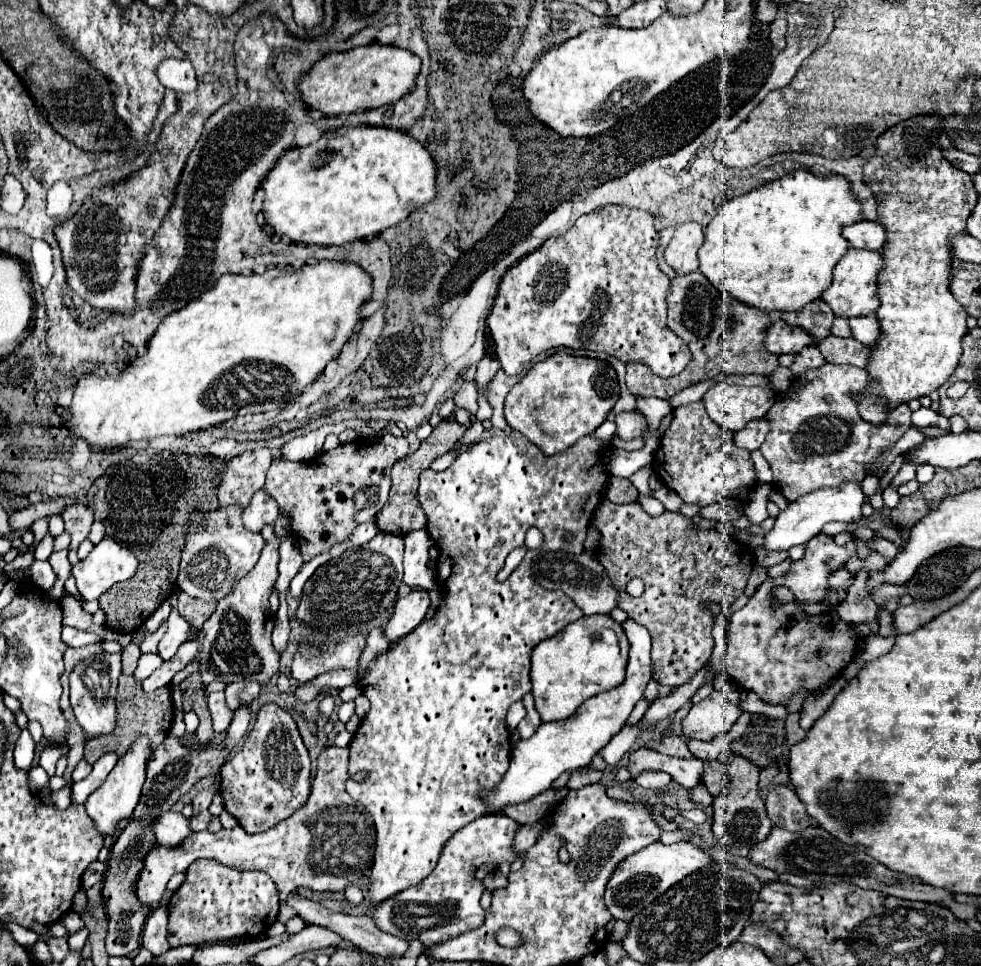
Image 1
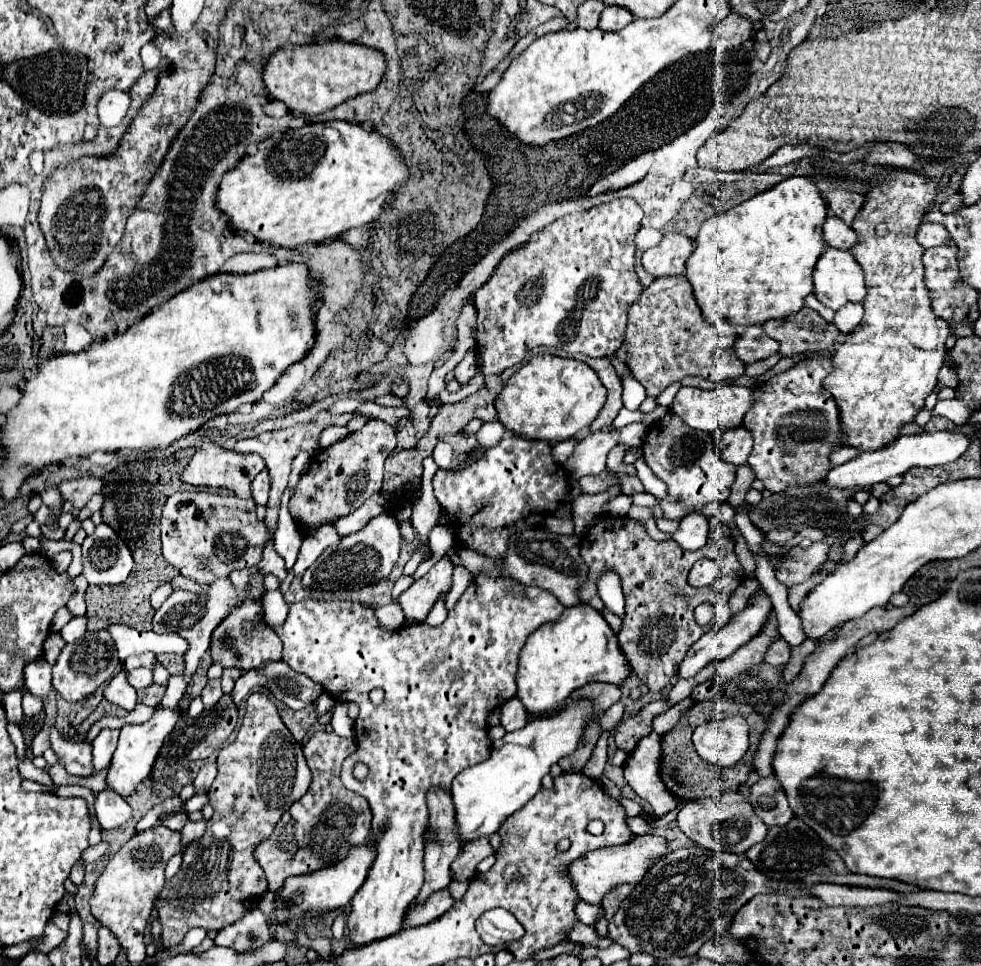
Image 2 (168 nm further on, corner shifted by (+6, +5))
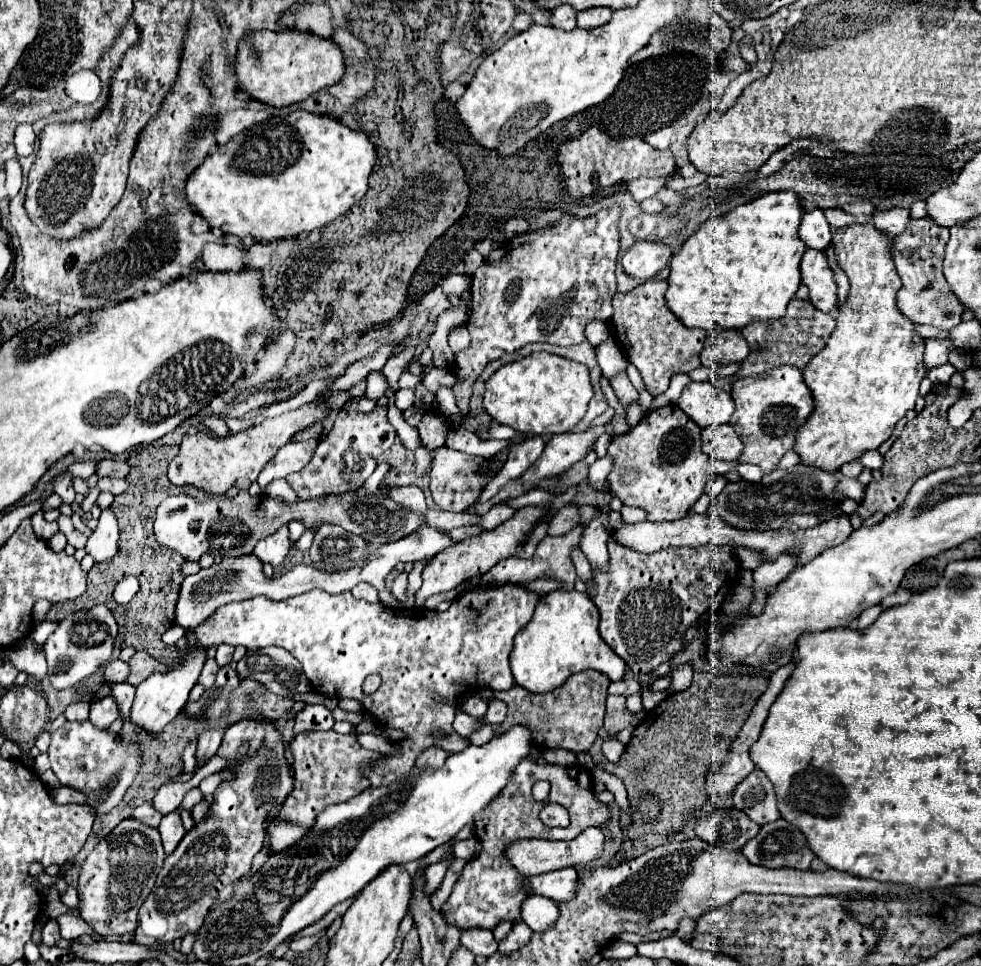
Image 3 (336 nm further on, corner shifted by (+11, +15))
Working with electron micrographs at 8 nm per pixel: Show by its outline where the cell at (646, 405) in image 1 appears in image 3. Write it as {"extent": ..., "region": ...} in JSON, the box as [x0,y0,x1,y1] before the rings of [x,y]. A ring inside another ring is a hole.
{"extent":[585,321,611,345],"region":[[[589,321],[585,327],[585,339],[591,345],[599,345],[611,337],[611,325],[607,321]]]}

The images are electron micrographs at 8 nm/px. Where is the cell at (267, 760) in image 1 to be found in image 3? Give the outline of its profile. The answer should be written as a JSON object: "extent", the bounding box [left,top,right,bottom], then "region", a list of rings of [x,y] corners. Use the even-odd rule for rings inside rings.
{"extent":[133,717,293,949],"region":[[[247,717],[233,723],[225,731],[217,755],[233,761],[239,745],[245,741],[249,743],[251,757],[243,765],[231,767],[237,771],[237,777],[219,785],[209,817],[197,823],[195,829],[181,839],[177,849],[165,857],[157,881],[139,909],[139,925],[135,929],[133,943],[161,949],[175,939],[195,933],[221,889],[251,871],[251,861],[263,847],[267,811],[273,803],[287,799],[293,789],[293,777],[289,775],[289,765],[283,757],[281,733],[271,721]]]}

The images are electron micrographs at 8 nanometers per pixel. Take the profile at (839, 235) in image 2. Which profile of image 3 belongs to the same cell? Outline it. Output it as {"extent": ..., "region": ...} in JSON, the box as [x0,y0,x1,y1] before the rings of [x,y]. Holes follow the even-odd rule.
{"extent":[799,209,833,249],"region":[[[821,209],[807,211],[807,213],[801,217],[799,239],[801,239],[807,247],[811,247],[811,249],[825,249],[825,247],[829,247],[831,237],[833,237],[831,225],[827,223],[827,219],[825,219],[825,215],[823,215]]]}

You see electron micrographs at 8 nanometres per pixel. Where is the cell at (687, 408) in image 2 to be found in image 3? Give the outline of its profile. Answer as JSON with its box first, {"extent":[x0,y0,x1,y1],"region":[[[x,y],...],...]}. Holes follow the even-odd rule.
{"extent":[677,381,733,429],"region":[[[691,381],[683,389],[677,405],[701,429],[725,425],[733,413],[733,399],[729,393],[715,387],[711,381]]]}

